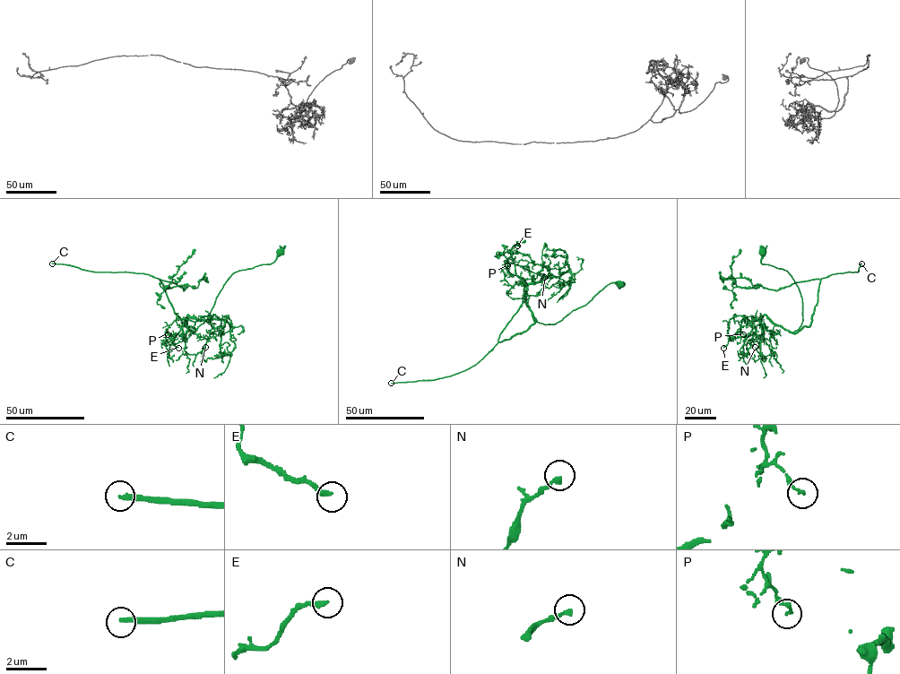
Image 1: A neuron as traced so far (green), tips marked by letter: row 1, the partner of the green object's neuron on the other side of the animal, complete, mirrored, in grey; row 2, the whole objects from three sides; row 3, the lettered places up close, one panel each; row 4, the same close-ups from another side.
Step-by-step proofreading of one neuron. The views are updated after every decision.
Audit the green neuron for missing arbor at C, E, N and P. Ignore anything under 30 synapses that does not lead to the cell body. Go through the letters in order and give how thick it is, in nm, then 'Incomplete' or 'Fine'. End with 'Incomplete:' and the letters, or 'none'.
C: Thickness 240 nm. Incomplete
E: Thickness 240 nm. Fine
N: Thickness 190 nm. Fine
P: Thickness 170 nm. Fine
Incomplete: C

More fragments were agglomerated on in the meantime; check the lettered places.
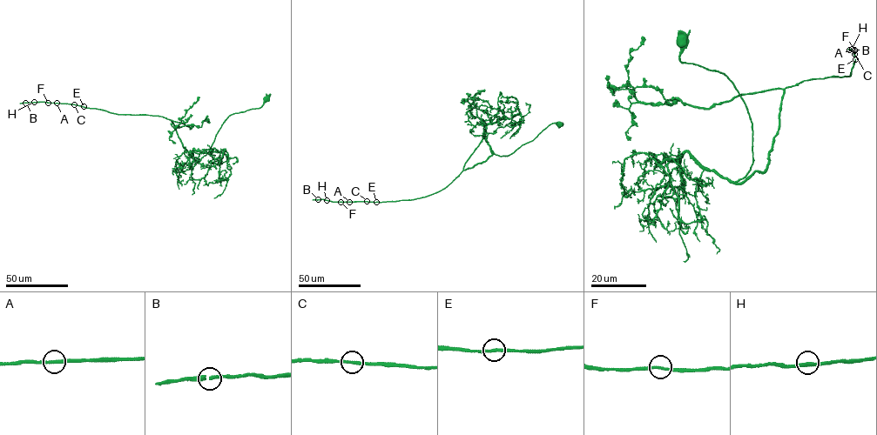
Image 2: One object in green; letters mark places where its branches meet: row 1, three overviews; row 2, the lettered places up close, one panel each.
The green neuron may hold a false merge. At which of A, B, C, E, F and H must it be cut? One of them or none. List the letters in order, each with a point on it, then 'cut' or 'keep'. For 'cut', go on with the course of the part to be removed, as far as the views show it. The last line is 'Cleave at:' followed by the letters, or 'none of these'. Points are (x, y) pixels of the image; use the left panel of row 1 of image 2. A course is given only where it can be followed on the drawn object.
A: place (57, 103); keep
B: place (25, 103); keep
C: place (74, 104); keep
E: place (84, 106); keep
F: place (48, 103); keep
H: place (34, 102); keep
Cleave at: none of these

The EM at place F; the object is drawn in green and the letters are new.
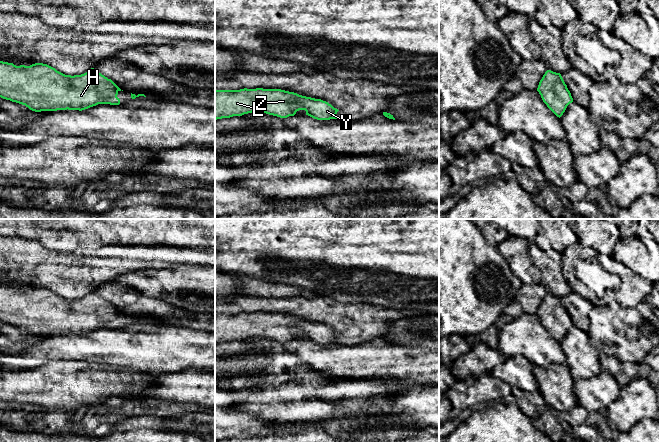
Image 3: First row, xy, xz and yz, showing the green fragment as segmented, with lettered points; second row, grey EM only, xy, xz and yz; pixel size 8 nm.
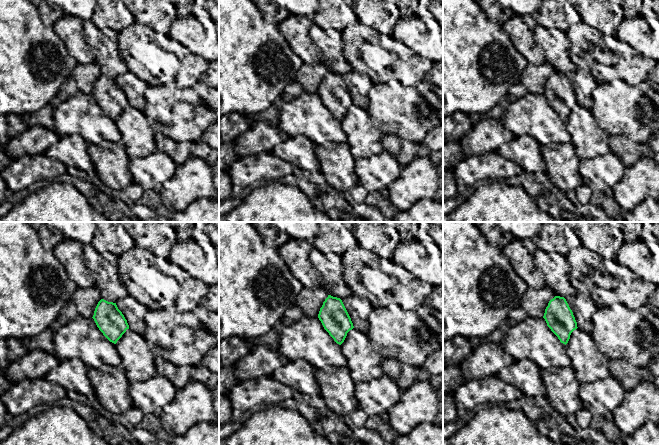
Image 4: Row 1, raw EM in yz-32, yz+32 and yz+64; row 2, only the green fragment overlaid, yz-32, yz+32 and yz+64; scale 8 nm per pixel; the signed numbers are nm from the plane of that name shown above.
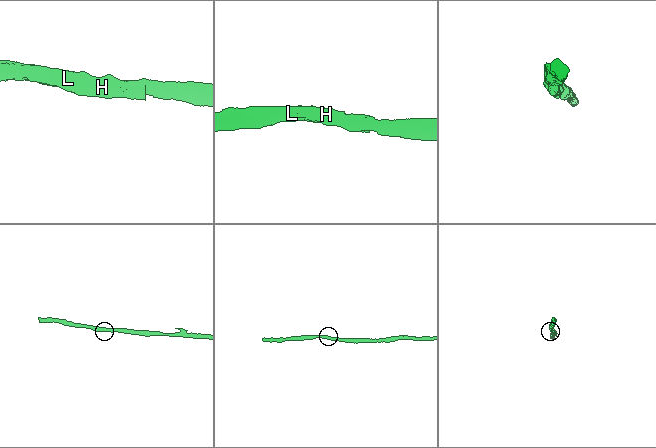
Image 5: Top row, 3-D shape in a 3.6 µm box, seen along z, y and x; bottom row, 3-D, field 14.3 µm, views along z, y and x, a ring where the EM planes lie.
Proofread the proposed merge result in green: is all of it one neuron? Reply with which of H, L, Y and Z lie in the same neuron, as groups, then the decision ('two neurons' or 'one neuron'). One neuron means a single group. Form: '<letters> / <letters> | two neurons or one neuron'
H L Y Z | one neuron

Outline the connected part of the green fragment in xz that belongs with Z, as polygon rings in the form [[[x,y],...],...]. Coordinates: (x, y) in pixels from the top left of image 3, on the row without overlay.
[[[240,313],[240,314],[215,314],[215,344],[242,340],[252,336],[261,336],[280,342],[294,340],[297,335],[305,334],[306,339],[317,344],[337,343],[339,335],[331,328],[321,323],[299,319],[281,313]]]

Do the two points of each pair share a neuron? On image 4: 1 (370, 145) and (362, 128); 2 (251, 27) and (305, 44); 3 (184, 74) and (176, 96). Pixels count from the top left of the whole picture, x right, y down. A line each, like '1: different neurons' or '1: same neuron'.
1: same neuron
2: different neurons
3: different neurons

